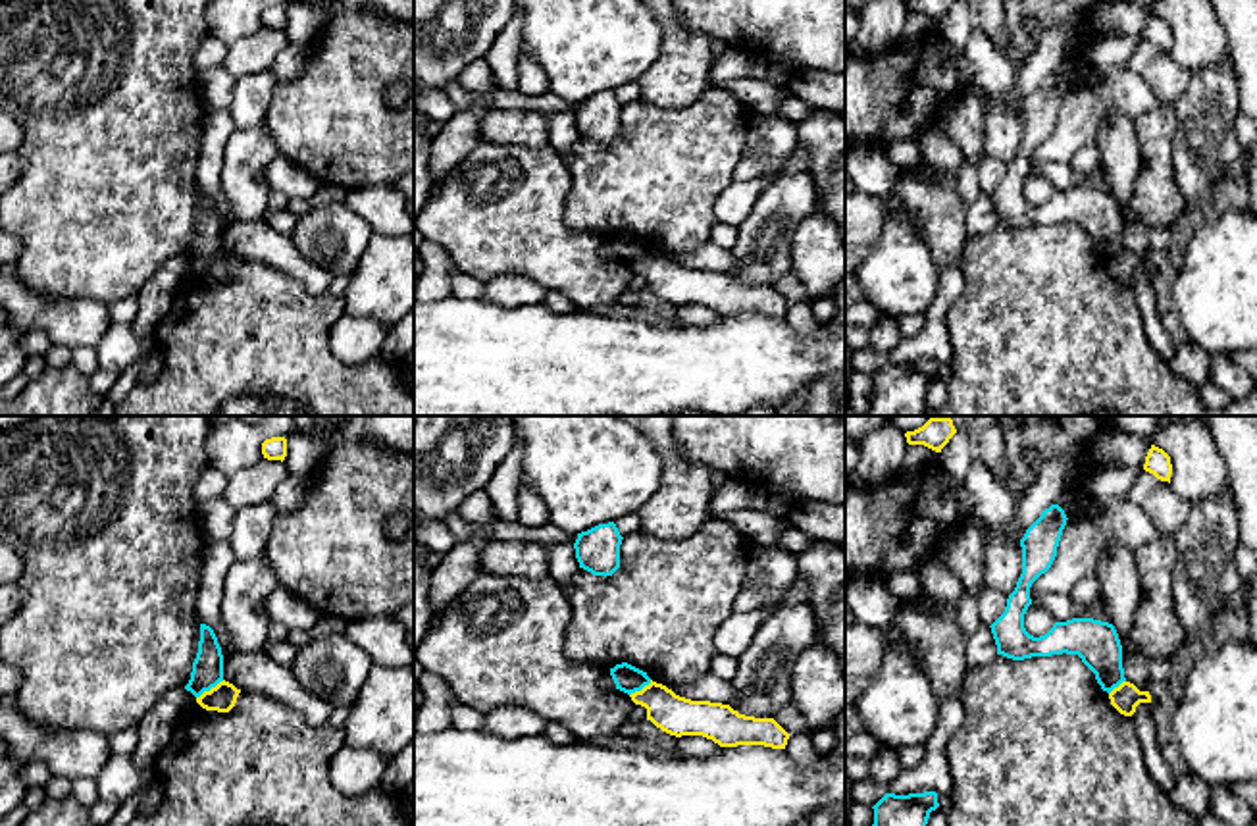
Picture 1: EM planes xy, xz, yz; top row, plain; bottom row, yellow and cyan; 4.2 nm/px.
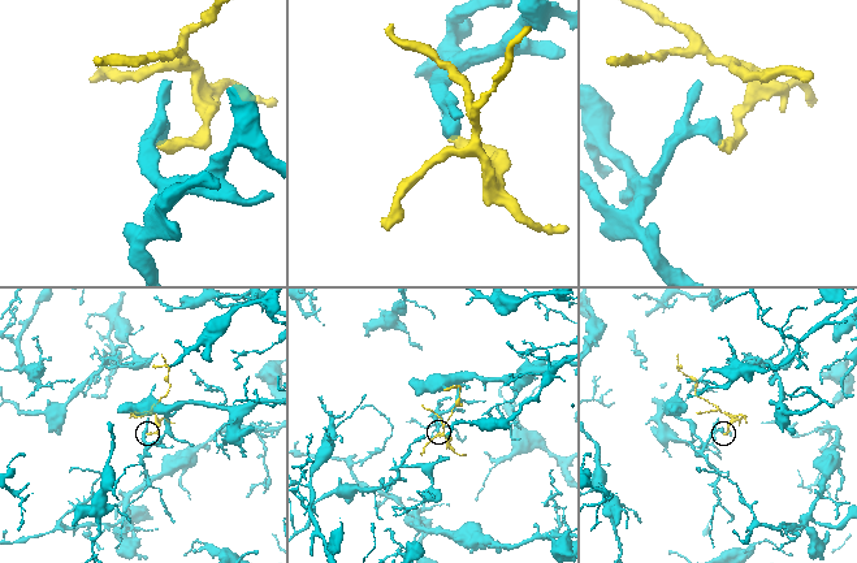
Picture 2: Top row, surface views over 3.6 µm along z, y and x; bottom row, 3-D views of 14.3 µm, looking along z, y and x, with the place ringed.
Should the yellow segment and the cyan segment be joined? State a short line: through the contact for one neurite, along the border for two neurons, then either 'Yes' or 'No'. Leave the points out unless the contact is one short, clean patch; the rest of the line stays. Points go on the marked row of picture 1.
Line: xy (224, 680), (197, 697). No

